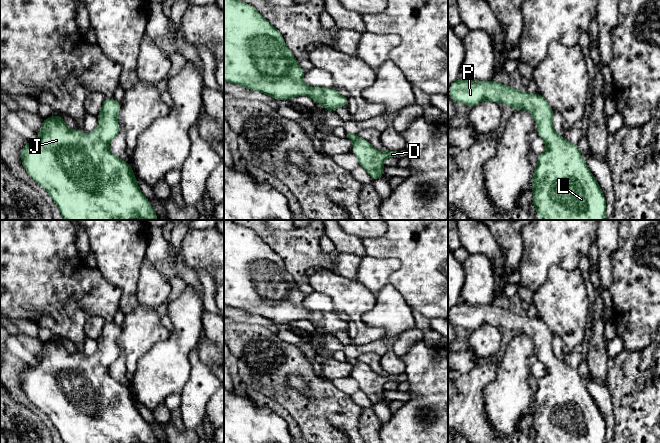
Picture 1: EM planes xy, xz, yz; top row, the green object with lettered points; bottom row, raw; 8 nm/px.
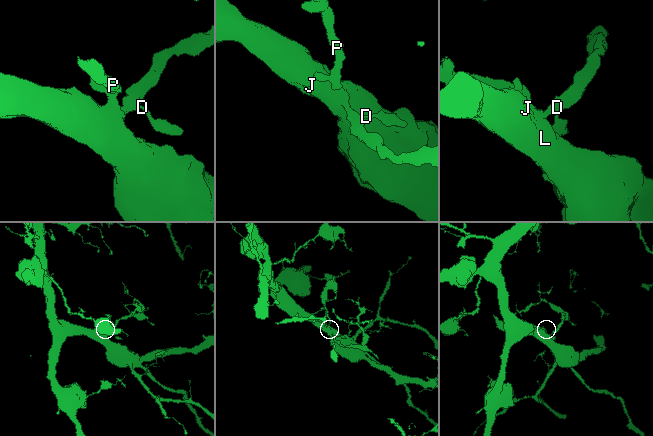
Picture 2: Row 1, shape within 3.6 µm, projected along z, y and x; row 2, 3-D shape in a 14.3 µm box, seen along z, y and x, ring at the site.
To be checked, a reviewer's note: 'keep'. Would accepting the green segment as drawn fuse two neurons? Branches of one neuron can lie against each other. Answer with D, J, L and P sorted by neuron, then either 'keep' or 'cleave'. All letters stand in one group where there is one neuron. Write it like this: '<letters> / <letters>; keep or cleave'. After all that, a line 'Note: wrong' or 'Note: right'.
D J L P; keep
Note: right

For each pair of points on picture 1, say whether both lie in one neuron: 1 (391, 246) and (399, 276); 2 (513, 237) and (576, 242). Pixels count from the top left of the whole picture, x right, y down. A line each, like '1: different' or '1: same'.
1: same
2: different

